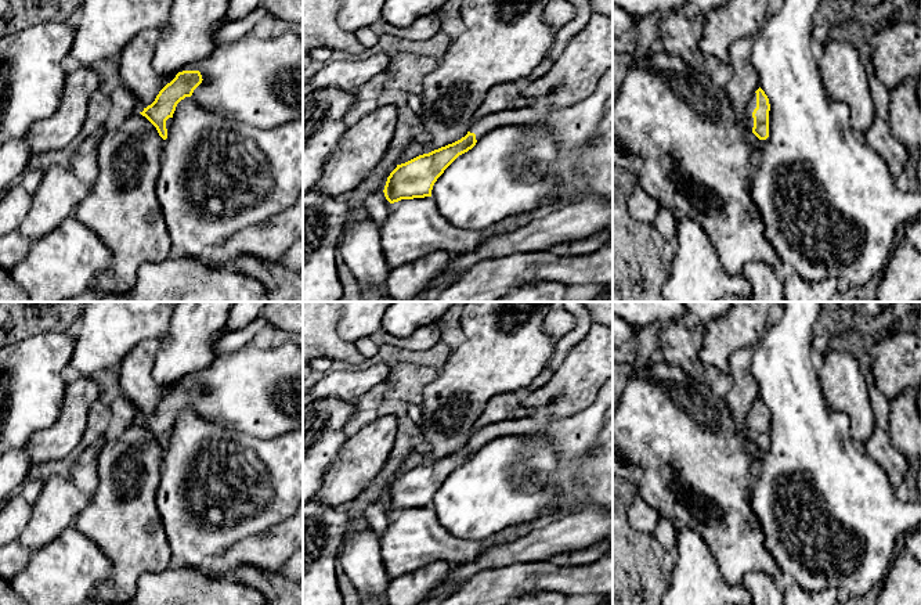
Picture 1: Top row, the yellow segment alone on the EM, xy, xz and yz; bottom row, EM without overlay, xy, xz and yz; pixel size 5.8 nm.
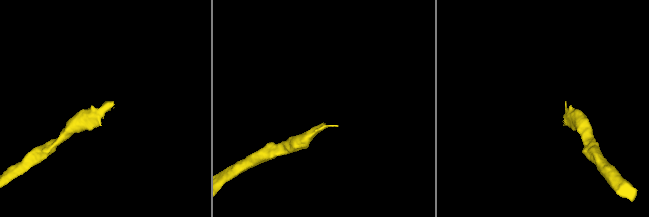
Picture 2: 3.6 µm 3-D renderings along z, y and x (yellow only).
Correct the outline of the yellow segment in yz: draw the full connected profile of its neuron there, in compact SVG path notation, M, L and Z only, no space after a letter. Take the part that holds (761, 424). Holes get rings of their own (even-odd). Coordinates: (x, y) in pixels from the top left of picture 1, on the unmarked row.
M759 397L751 407L745 428L743 429L747 437L759 449L769 447L769 421L770 414L765 401Z

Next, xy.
M282 336L271 349L246 345L220 354L199 371L196 381L178 382L140 424L166 450L177 414L191 406L201 418L214 425L264 440L303 426L303 347Z

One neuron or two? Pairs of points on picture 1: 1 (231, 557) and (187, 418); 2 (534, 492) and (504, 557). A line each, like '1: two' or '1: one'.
1: two
2: two

